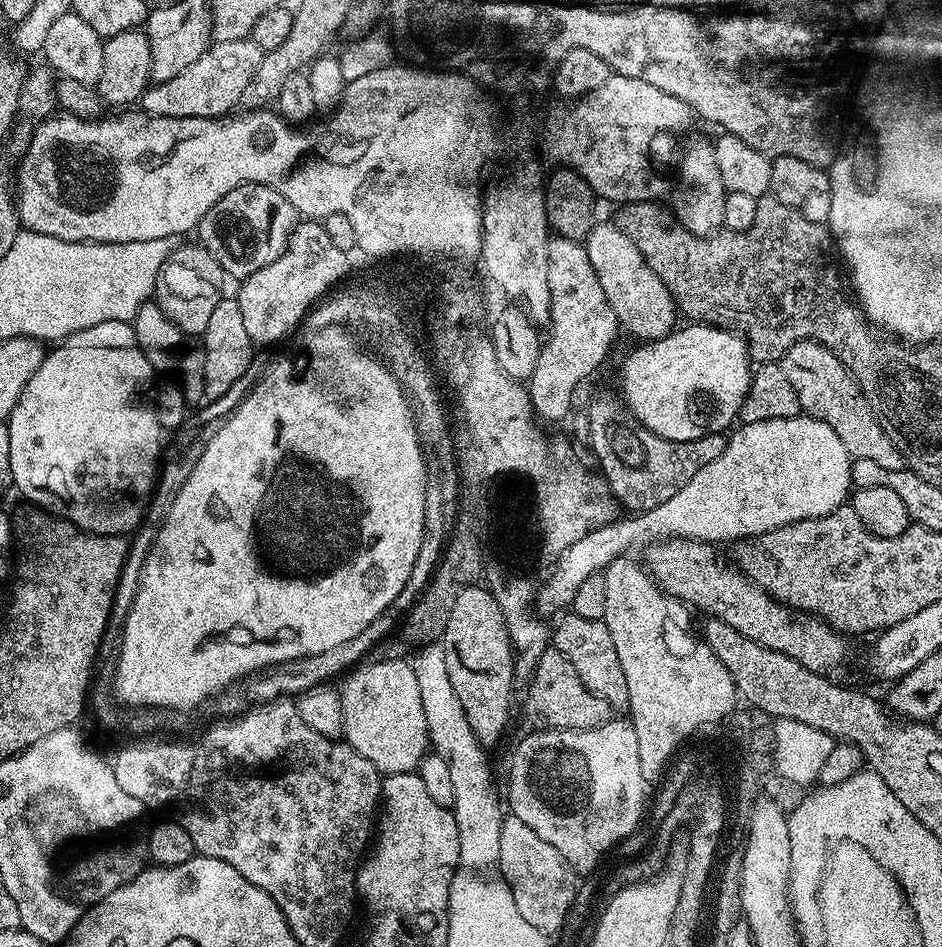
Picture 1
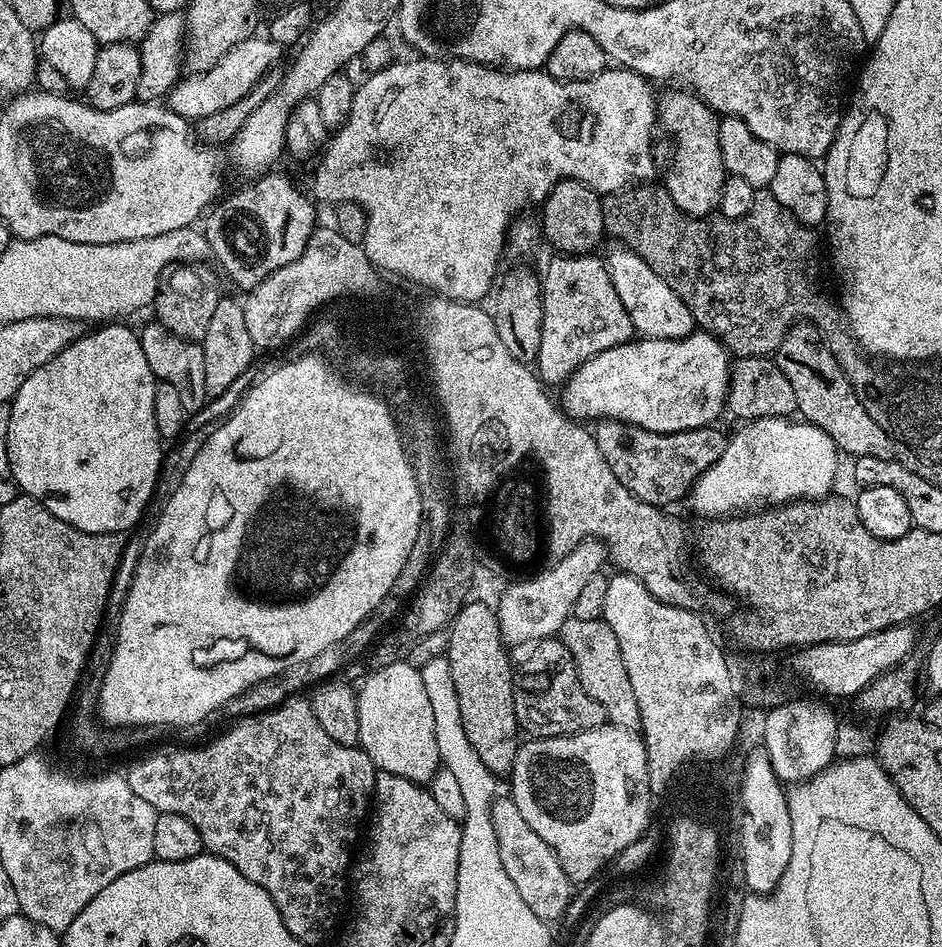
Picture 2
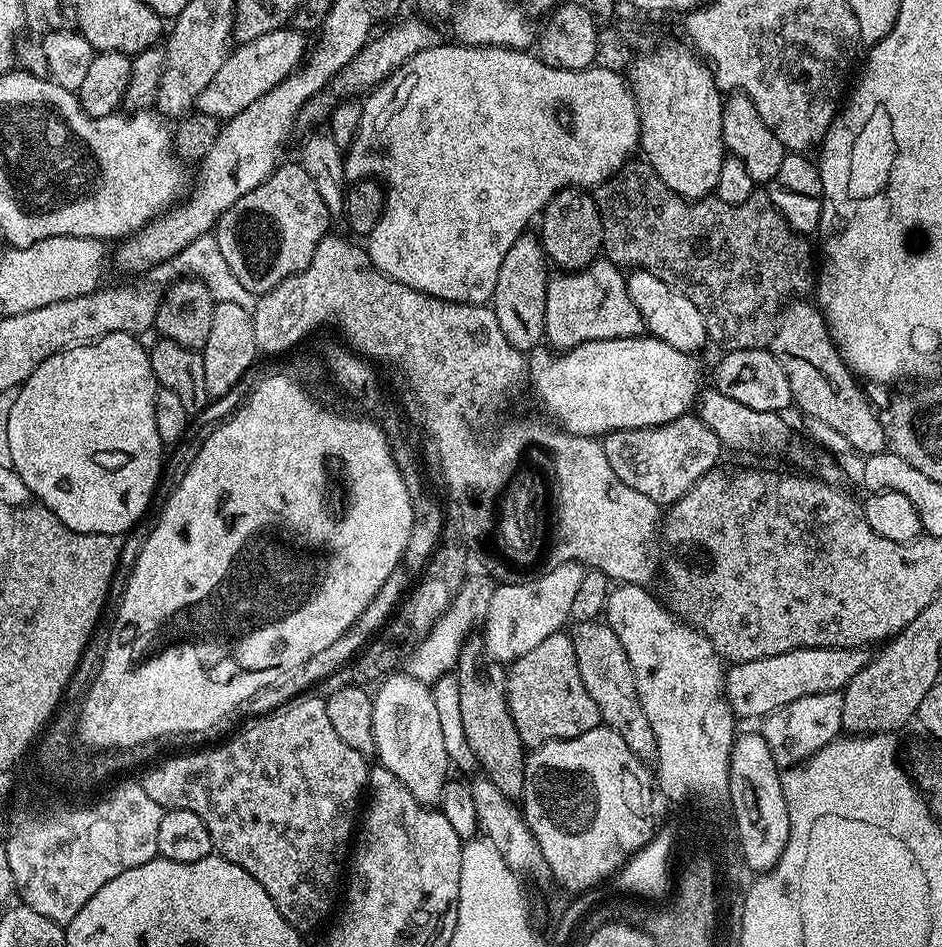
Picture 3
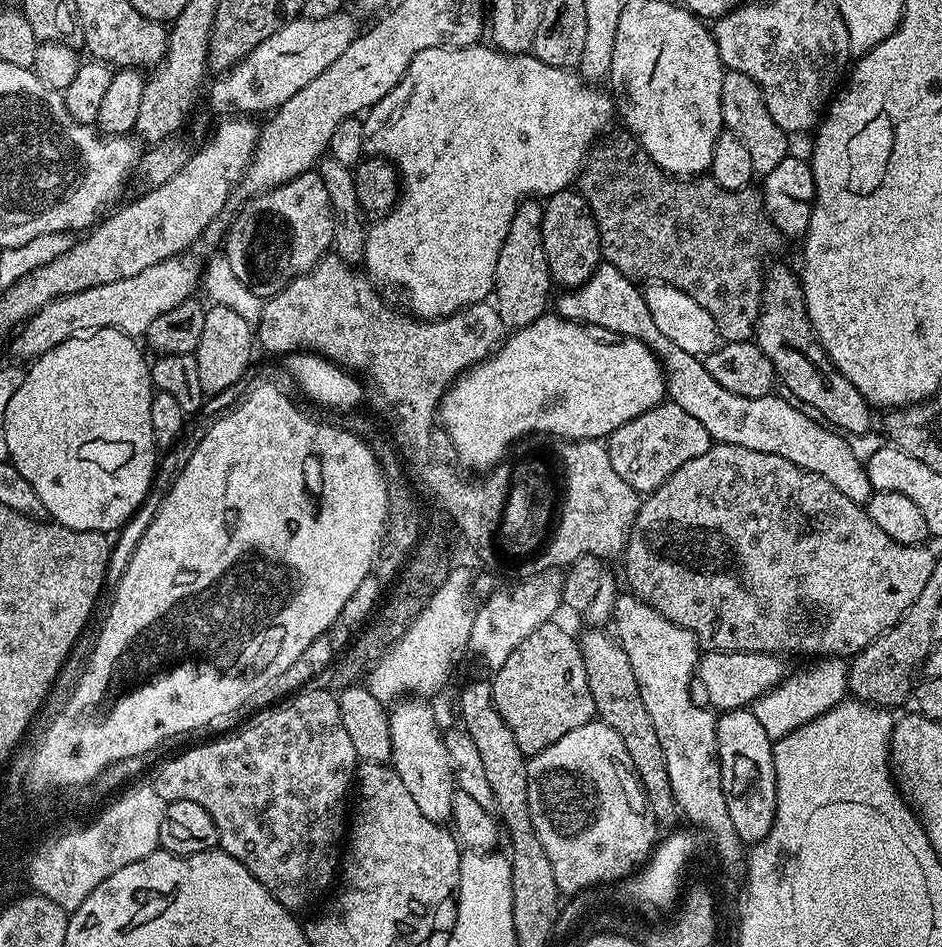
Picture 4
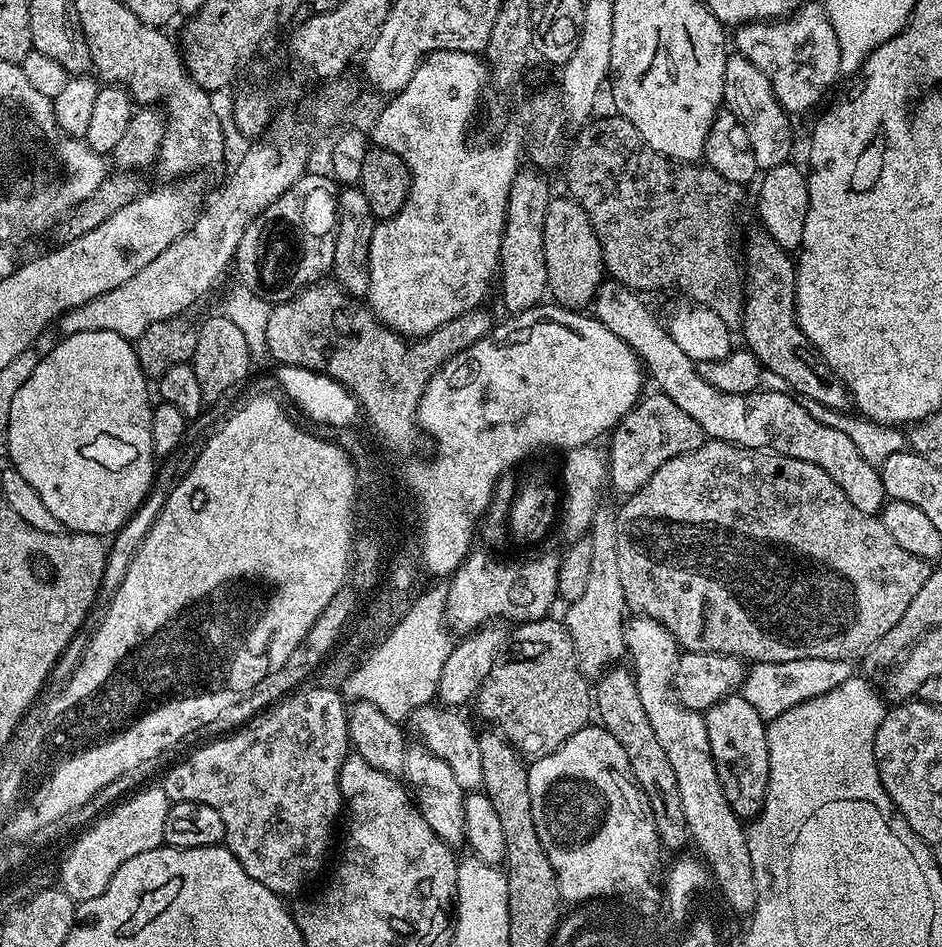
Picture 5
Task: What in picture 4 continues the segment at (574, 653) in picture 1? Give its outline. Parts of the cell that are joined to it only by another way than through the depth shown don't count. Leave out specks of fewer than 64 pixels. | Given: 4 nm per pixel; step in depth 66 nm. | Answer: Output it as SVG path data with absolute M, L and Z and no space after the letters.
M588 630L592 632L579 633L578 643L580 645L580 653L582 654L582 662L586 666L586 678L590 682L590 694L594 698L594 706L596 707L596 716L606 726L610 726L610 730L614 730L614 734L618 734L618 738L622 738L622 746L626 746L626 754L630 754L630 762L634 766L636 775L640 778L640 785L644 788L644 797L648 799L648 807L651 808L654 818L656 819L657 825L661 829L668 830L673 827L671 825L675 822L676 816L678 820L678 809L676 806L676 799L674 794L670 790L670 774L666 774L666 754L662 754L662 742L658 742L658 730L654 730L654 722L650 722L650 714L646 714L646 702L642 702L642 694L640 693L640 687L638 686L638 678L634 678L634 666L630 666L630 658L626 658L626 650L620 645L619 640L613 638L611 635L608 636L604 633L604 630Z

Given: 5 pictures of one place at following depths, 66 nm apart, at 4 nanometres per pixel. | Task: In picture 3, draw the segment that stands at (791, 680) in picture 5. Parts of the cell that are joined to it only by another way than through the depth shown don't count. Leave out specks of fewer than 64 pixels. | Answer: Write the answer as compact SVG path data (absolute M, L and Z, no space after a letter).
M841 691L804 695L761 721L761 736L766 738L768 750L779 769L786 770L807 761L822 746L839 737L843 731L841 726L843 701Z

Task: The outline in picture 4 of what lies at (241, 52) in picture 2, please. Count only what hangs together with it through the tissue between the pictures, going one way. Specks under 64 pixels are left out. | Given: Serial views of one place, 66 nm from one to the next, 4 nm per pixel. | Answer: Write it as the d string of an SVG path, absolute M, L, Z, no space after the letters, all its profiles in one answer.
M347 11L334 14L334 18L291 20L278 34L270 34L266 42L258 42L246 58L219 77L212 88L212 108L224 114L271 113L280 108L286 98L294 98L302 86L314 82L330 62L334 62L354 42L358 35L356 20Z

